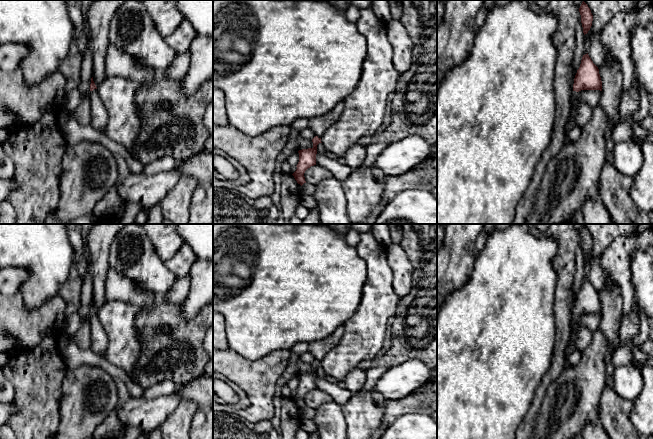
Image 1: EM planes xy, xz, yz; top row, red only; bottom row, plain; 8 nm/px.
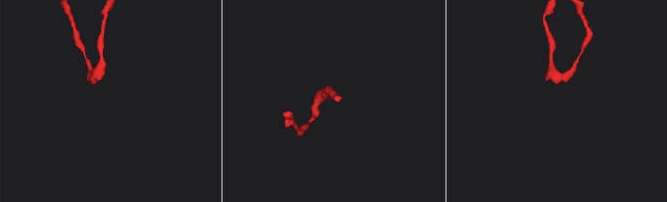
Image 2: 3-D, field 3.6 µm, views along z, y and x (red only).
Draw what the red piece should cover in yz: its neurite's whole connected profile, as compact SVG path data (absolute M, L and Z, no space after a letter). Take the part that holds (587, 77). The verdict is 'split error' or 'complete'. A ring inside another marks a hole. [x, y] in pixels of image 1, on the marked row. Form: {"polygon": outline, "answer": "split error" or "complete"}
{"polygon": "M588 53L583 55L581 64L574 78L573 91L571 94L571 108L569 118L565 126L565 133L576 126L574 116L579 108L580 101L577 98L578 92L581 90L600 90L602 91L602 81L598 67L593 63Z", "answer": "split error"}

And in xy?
{"polygon": "M91 78L90 84L90 103L91 103L91 126L98 132L102 132L108 123L108 112L98 94L97 87Z", "answer": "split error"}

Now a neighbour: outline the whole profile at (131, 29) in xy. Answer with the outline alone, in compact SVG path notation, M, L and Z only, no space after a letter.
M126 0L115 10L109 25L109 42L133 58L140 59L152 70L167 70L177 55L159 34L140 0Z

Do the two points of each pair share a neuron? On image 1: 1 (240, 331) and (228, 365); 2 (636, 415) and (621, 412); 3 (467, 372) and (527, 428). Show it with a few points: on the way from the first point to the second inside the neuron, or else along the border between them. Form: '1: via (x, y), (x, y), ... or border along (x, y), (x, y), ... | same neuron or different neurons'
1: border along (229, 348), (248, 359), (255, 360) | different neurons
2: border along (633, 402), (630, 421), (636, 428) | different neurons
3: border along (532, 401), (525, 416), (516, 428) | different neurons

